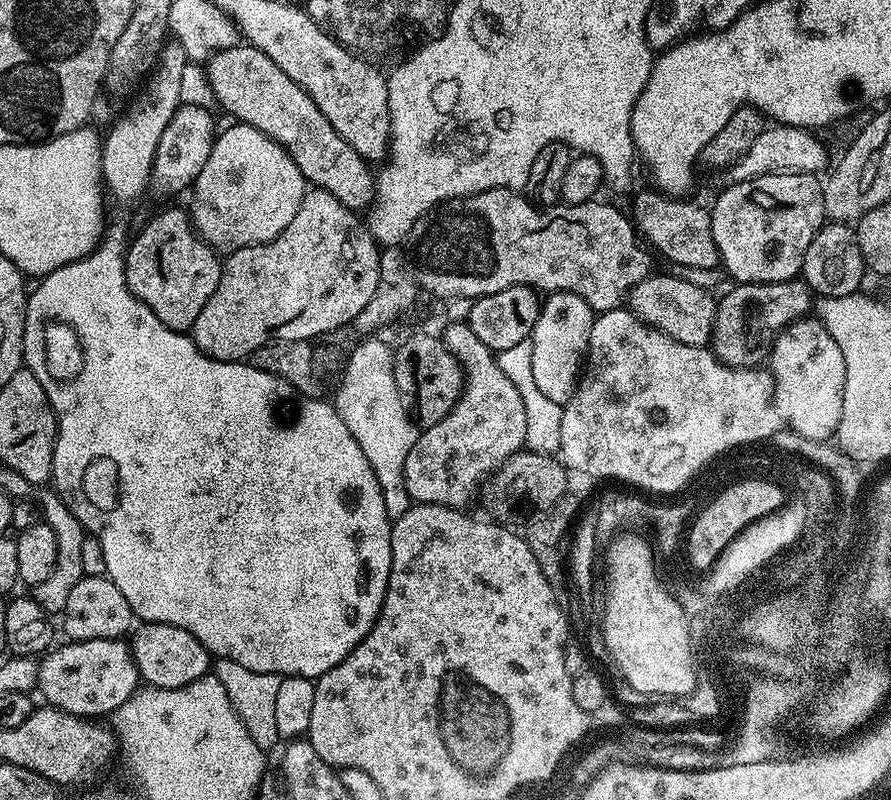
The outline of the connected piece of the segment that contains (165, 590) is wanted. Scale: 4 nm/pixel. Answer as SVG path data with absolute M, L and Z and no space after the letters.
M109 223L103 229L102 239L90 255L82 257L81 260L70 262L43 277L37 283L40 285L36 289L34 287L31 289L28 298L26 322L24 323L24 364L27 371L32 372L34 378L38 378L38 382L42 382L42 390L46 390L46 398L50 402L54 414L58 417L51 483L74 514L74 518L78 518L81 526L101 544L103 557L106 558L106 575L109 580L114 582L114 586L118 586L118 590L122 590L126 602L130 602L130 610L137 621L169 624L170 626L178 626L182 630L190 630L190 634L194 634L194 638L198 638L198 642L202 642L202 646L206 646L206 650L213 657L238 662L250 670L258 670L258 674L274 674L281 678L301 676L315 682L322 674L326 674L326 670L334 670L334 666L338 666L338 662L342 662L342 658L346 658L350 654L350 650L354 650L354 646L358 646L358 642L362 642L362 638L366 638L366 634L372 629L378 618L380 607L384 601L386 586L390 578L390 562L392 561L392 551L390 550L392 520L386 510L386 502L382 502L382 490L378 486L378 478L374 478L374 470L370 470L370 462L366 462L366 454L362 454L362 446L358 446L358 442L354 442L354 434L350 434L350 430L346 430L346 422L342 422L342 418L336 413L335 407L329 401L327 404L326 401L320 400L321 398L301 398L296 389L291 384L287 384L282 377L263 372L261 368L245 366L240 362L212 360L205 352L198 350L191 335L176 332L170 326L162 323L158 314L154 314L154 310L150 310L150 306L142 303L128 288L124 273L124 253L128 251L130 232L127 232L120 224L111 224Z

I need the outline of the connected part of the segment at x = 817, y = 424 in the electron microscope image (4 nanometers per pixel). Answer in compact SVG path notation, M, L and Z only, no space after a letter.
M816 318L794 321L776 336L766 364L772 374L774 403L781 421L806 438L835 437L842 414L846 362L842 362L842 350L838 350L838 342L830 338L826 326Z

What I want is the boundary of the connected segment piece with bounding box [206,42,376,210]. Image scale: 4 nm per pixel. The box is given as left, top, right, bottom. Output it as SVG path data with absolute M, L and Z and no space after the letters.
M241 42L235 48L216 53L207 61L206 73L215 96L215 103L232 112L232 120L262 130L278 142L294 158L298 170L313 188L332 192L338 202L353 210L367 209L376 194L376 180L369 161L362 159L358 150L350 146L330 126L330 118L314 106L314 98L293 82L262 50Z

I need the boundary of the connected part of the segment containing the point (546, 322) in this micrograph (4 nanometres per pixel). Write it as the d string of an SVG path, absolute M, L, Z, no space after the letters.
M572 292L551 293L541 303L538 321L530 337L533 377L538 390L549 398L550 402L558 402L563 406L573 396L584 357L587 355L590 330L595 317L589 304Z

